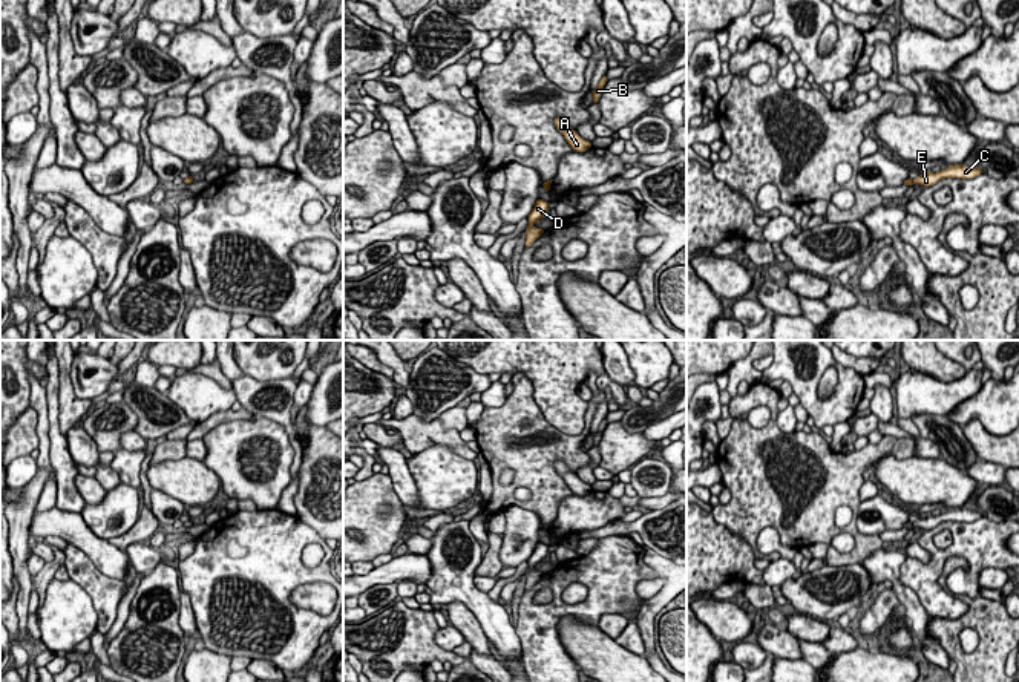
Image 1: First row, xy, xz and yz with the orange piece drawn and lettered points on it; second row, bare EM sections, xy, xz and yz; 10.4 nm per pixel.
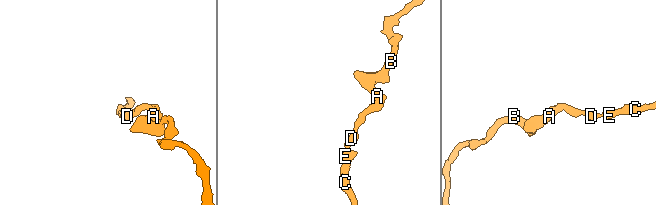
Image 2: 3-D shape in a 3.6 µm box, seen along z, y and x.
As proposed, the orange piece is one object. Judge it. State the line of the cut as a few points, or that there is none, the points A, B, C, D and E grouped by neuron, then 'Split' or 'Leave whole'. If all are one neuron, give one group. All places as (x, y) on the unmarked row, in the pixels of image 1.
No split. Groups: A B C D E. Leave whole

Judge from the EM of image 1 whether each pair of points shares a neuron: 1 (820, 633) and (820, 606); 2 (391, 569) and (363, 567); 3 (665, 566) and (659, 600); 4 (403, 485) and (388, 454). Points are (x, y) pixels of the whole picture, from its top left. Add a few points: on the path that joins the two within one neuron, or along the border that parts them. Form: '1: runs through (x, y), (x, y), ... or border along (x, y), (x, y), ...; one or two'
1: border along (797, 612), (832, 624); two
2: border along (374, 567), (359, 575); two
3: runs through (670, 573), (670, 589), (667, 592); one
4: runs through (402, 477), (396, 462); one

